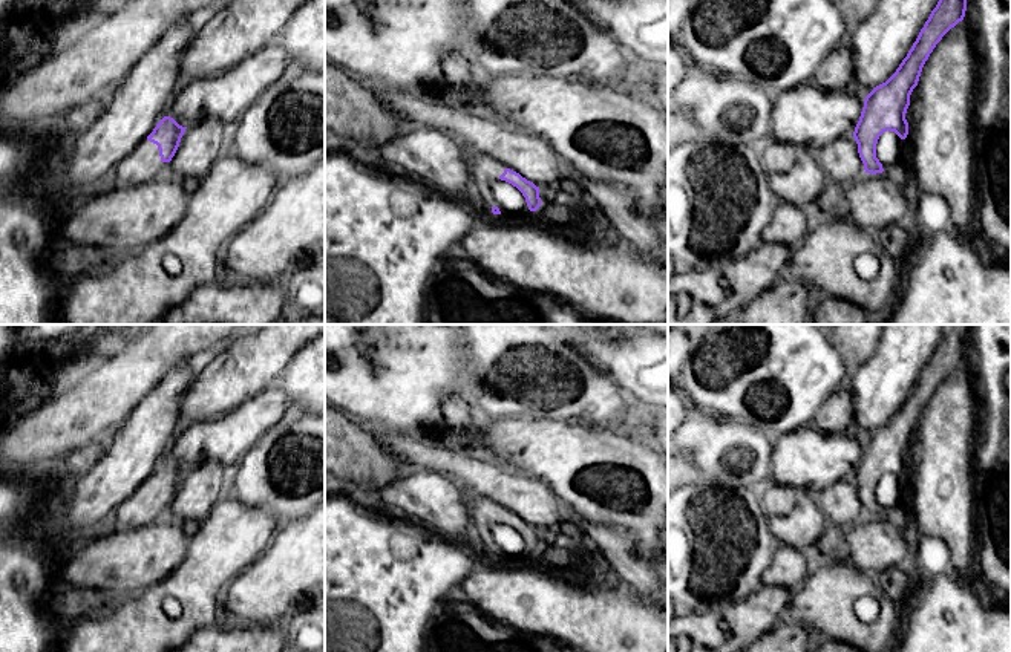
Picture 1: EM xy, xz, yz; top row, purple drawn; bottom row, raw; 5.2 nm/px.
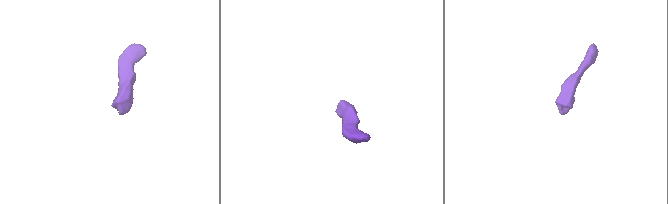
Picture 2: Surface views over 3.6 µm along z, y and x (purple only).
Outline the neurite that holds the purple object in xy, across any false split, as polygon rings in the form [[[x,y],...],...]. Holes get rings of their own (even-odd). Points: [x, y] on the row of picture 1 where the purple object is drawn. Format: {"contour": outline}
{"contour": [[[164,116],[147,139],[127,158],[115,165],[110,185],[138,185],[164,176],[161,164],[170,162],[187,127]]]}

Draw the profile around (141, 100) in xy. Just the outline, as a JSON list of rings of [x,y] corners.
[[[188,23],[172,26],[116,86],[98,119],[78,136],[66,139],[52,174],[54,179],[60,181],[64,194],[100,188],[109,181],[115,165],[147,139],[156,124],[165,116],[173,95],[181,86],[181,58],[195,35],[196,32]]]

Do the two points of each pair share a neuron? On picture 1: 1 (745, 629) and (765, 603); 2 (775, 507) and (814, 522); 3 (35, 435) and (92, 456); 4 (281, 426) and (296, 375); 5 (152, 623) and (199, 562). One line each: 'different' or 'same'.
1: same
2: same
3: different
4: same
5: same

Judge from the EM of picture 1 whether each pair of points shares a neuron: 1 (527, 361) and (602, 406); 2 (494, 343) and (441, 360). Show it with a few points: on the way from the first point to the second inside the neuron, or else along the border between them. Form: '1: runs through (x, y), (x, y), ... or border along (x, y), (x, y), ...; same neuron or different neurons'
1: runs through (546, 380), (558, 389), (584, 391); same neuron
2: border along (461, 345), (471, 377), (464, 387); different neurons

